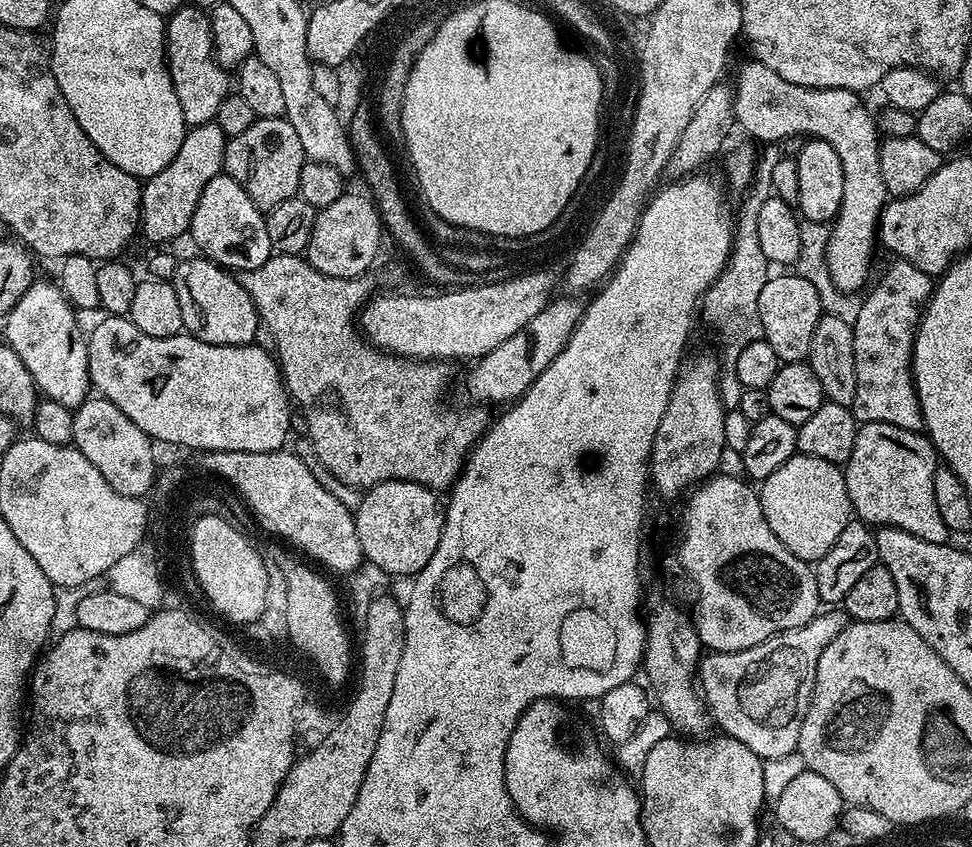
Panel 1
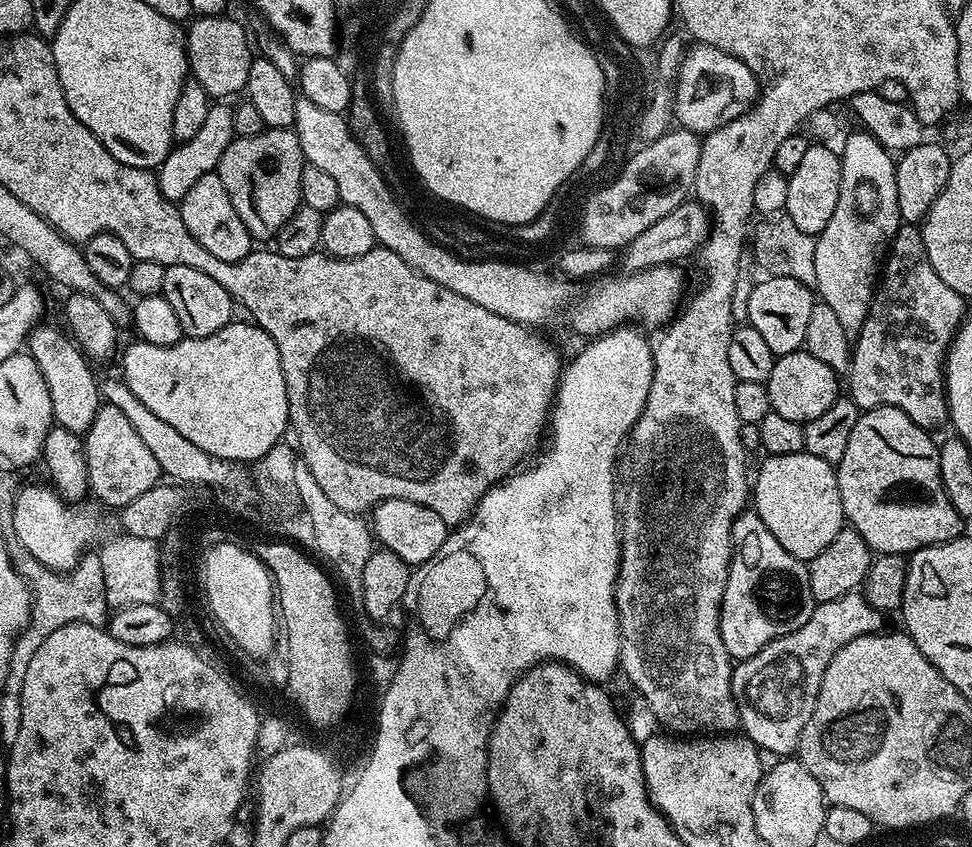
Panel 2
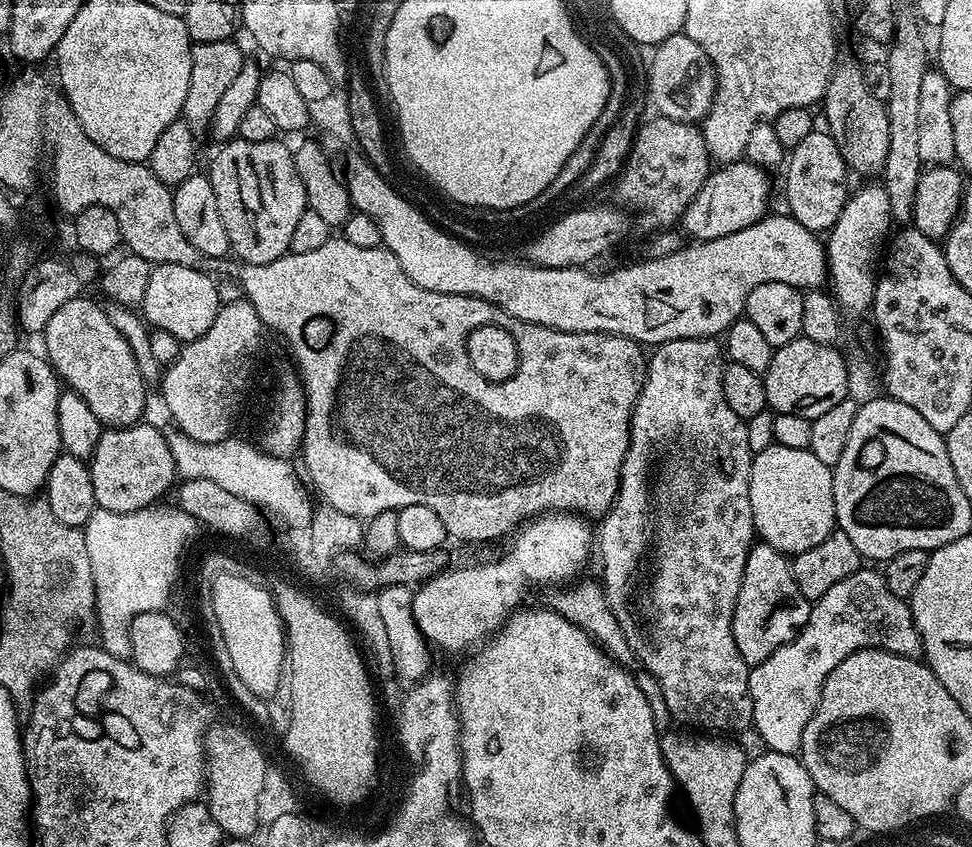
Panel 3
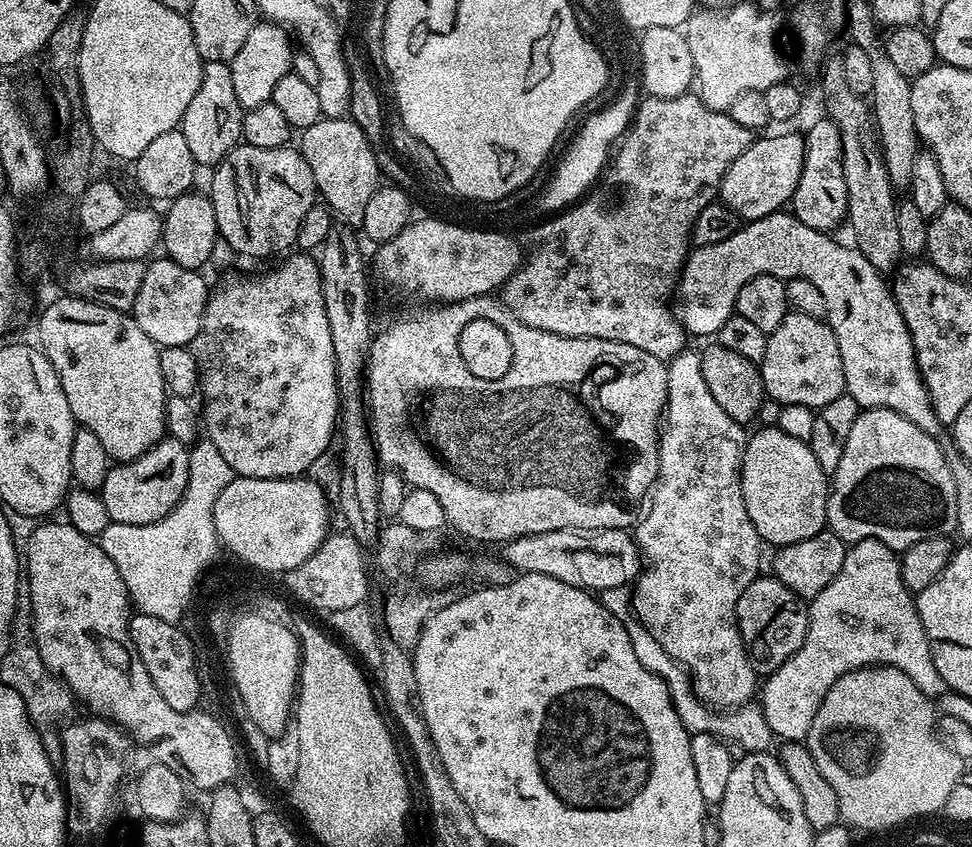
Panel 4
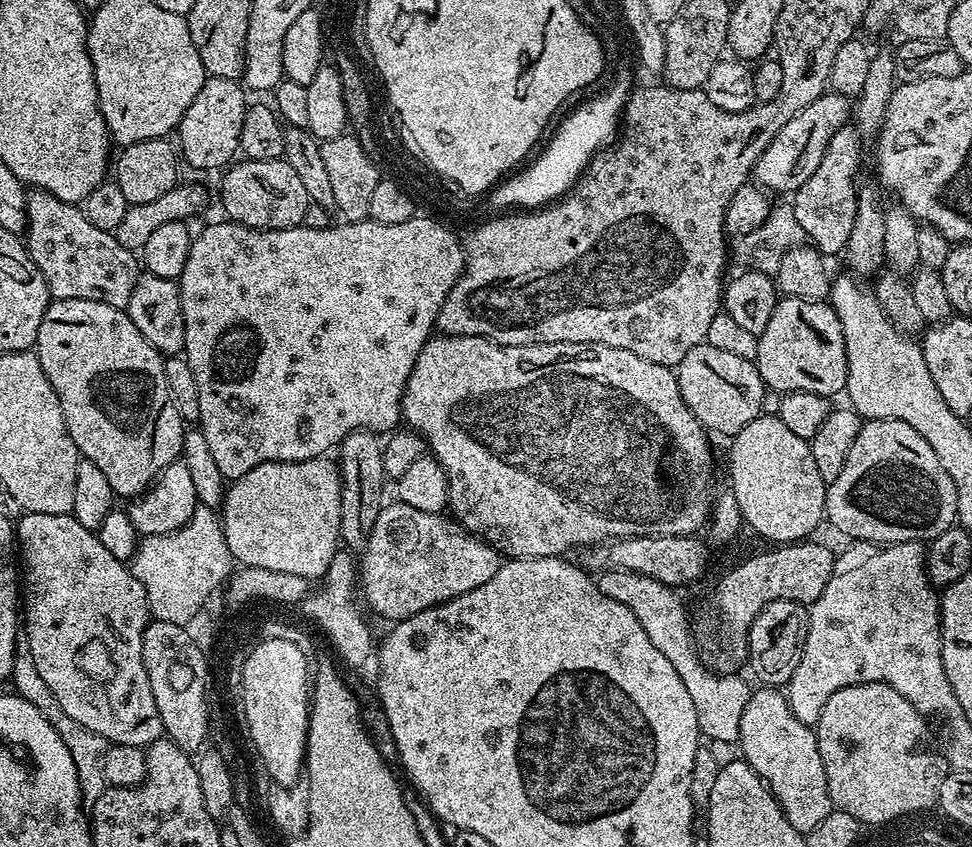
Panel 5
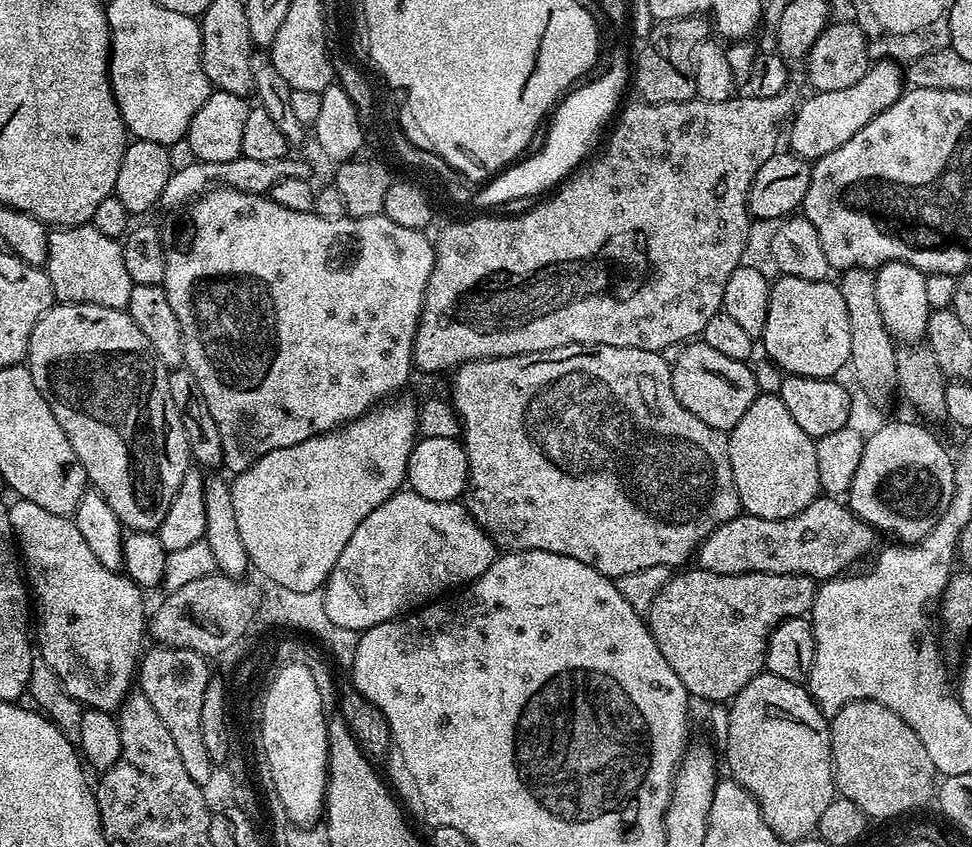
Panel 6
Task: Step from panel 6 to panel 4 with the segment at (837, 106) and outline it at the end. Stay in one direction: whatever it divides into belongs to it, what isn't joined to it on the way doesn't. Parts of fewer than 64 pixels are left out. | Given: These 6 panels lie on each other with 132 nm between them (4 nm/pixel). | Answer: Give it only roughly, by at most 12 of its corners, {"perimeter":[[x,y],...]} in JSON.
{"perimeter":[[799,131],[753,139],[730,162],[719,203],[744,222],[791,201]]}

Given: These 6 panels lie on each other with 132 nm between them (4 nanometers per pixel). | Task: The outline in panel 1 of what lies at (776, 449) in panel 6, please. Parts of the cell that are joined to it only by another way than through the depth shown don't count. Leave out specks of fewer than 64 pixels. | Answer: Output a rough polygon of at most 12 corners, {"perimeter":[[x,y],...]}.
{"perimeter":[[792,456],[762,514],[799,560],[821,560],[853,515],[843,471]]}

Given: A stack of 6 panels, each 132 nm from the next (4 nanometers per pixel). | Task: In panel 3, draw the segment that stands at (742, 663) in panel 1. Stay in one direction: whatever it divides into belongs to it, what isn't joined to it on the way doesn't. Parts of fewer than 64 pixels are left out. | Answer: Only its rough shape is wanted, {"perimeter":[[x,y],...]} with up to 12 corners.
{"perimeter":[[860,571],[751,665],[752,723],[799,753],[830,670],[860,648],[921,655],[909,601]]}

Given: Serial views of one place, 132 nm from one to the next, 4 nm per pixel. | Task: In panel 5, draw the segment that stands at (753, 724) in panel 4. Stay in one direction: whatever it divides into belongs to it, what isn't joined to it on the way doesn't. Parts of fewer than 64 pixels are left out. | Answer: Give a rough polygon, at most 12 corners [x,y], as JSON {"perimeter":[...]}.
{"perimeter":[[601,571],[602,594],[634,610],[678,670],[701,737],[735,745],[753,689],[715,676],[692,642],[681,593]]}

